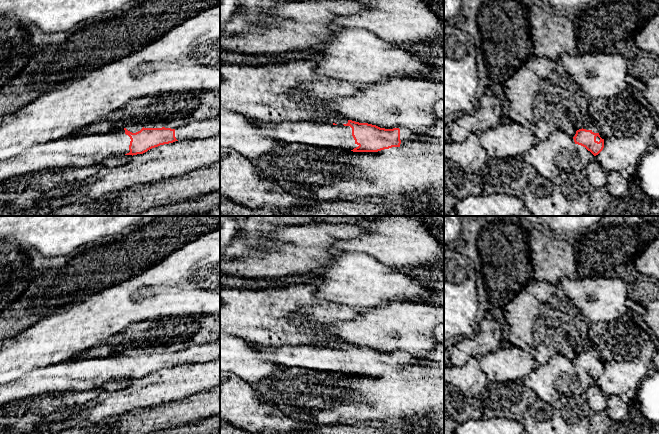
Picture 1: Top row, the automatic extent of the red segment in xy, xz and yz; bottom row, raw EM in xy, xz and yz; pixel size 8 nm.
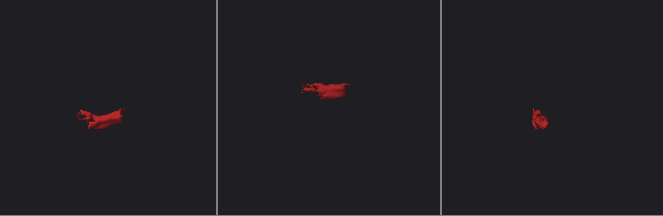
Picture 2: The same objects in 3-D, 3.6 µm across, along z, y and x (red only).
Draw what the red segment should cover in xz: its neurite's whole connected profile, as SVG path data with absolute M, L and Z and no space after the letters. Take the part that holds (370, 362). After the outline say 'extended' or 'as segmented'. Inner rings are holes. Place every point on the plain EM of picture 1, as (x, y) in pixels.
M319 341L312 345L295 345L286 347L264 347L260 349L262 359L284 368L306 368L320 372L339 372L353 376L378 376L392 371L403 370L406 366L426 364L408 352L385 353L368 347L359 347L348 344L347 348L337 349Z | extended

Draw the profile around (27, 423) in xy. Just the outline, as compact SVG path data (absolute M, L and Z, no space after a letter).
M82 407L61 409L46 416L35 412L26 412L20 416L11 416L9 413L0 414L0 434L31 434L38 428L65 421Z

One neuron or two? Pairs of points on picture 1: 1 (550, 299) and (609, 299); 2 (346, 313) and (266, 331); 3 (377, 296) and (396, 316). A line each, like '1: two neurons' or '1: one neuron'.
1: two neurons
2: one neuron
3: two neurons

